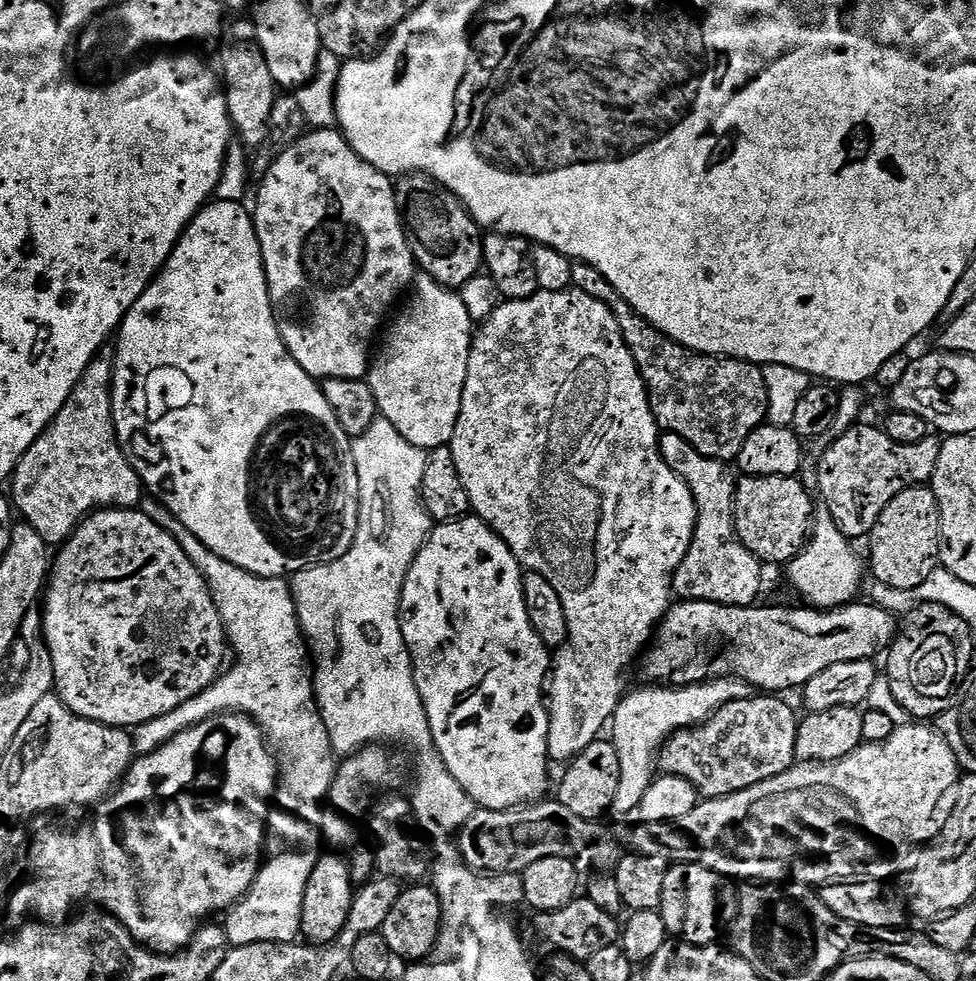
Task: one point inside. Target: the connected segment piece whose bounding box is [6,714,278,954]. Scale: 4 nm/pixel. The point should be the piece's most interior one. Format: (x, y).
(181, 837)

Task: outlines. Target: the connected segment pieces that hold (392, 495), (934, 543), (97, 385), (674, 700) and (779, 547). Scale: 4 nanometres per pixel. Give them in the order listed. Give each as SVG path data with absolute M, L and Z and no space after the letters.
M383 418L376 419L366 434L355 437L350 447L354 476L358 481L358 514L360 510L360 521L355 521L354 535L344 557L338 562L307 568L295 573L290 580L300 628L310 649L312 689L316 692L316 705L337 757L351 756L370 744L401 744L409 748L421 768L410 795L411 815L420 816L424 808L428 808L430 815L440 816L444 812L444 796L432 785L432 772L446 773L446 762L442 762L432 741L430 722L414 682L412 655L408 653L400 629L402 586L414 558L434 527L420 497L422 474L428 457L425 449L406 442L406 438L402 438L402 434L398 434L398 430L394 430L394 426Z
M917 486L902 490L902 494L890 501L886 510L882 510L866 543L868 560L872 563L870 576L873 576L871 579L875 583L911 592L922 586L940 564L940 511L938 498L931 487Z
M97 358L90 362L84 377L76 384L70 398L58 410L58 414L48 428L26 450L24 457L16 464L16 471L10 477L12 500L16 503L15 511L24 515L24 520L48 544L59 546L71 538L72 533L84 521L86 516L102 508L135 509L141 503L142 485L140 476L116 440L116 427L112 421L112 366L111 359Z
M713 678L702 684L683 686L644 687L648 688L640 688L637 692L629 691L621 699L610 721L610 739L618 750L620 767L618 794L614 794L611 810L613 817L626 816L639 809L646 790L652 785L654 765L660 755L660 748L674 733L703 724L722 706L735 700L745 700L750 694L750 689L743 680L731 678Z
M741 475L739 479L735 481L736 536L744 543L744 549L754 553L756 559L765 565L787 565L789 560L804 551L810 539L813 527L811 494L796 476Z

